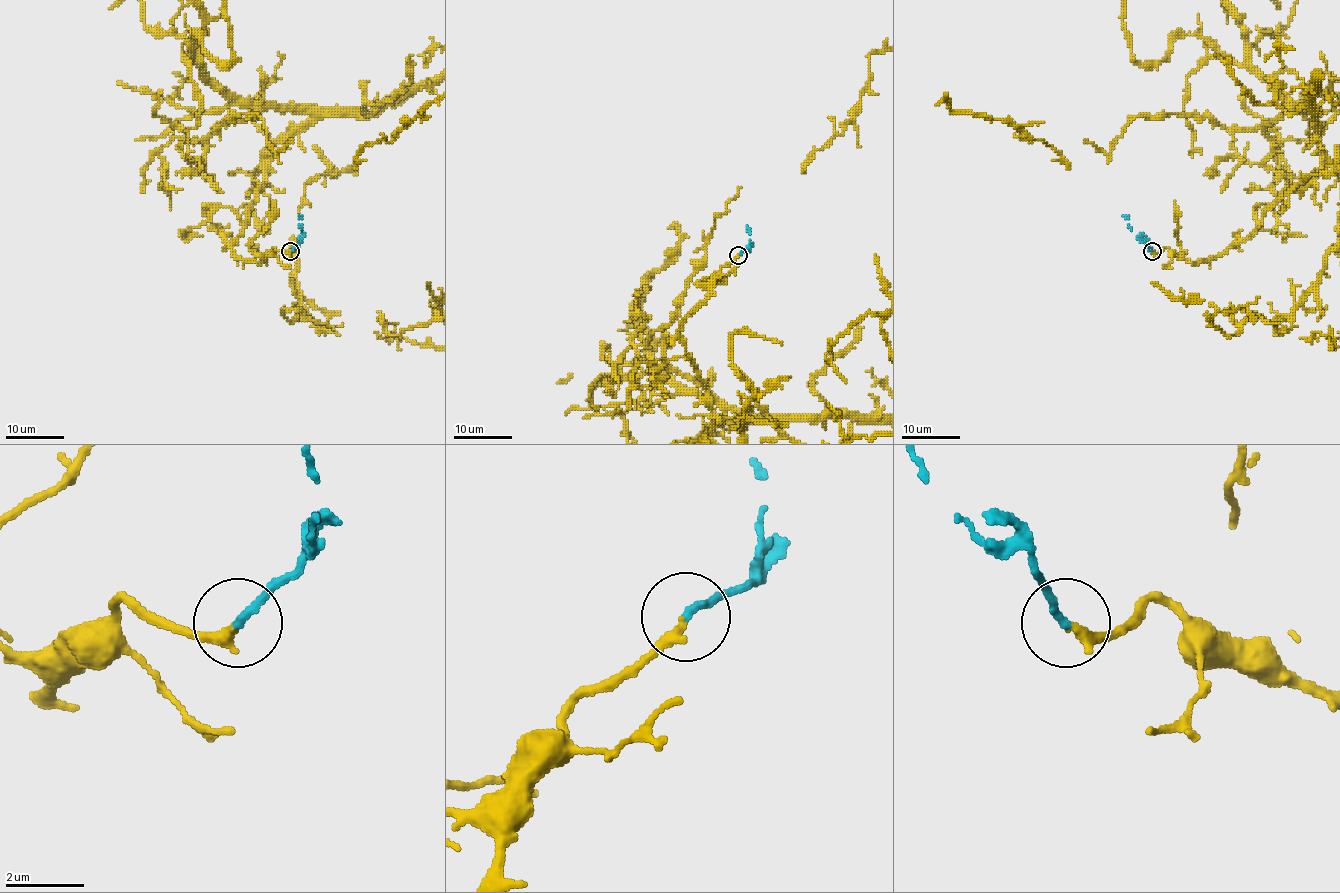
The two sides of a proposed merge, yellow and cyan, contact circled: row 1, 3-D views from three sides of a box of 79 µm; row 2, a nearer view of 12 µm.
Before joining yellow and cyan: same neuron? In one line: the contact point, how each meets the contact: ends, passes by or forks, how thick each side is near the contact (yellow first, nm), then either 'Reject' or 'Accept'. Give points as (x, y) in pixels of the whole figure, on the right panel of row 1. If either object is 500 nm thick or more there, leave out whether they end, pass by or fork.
Place: (1152, 251). At the ring yellow ends. At the ring cyan ends. Thickness 280 nm (yellow) against 220 nm. Accept

